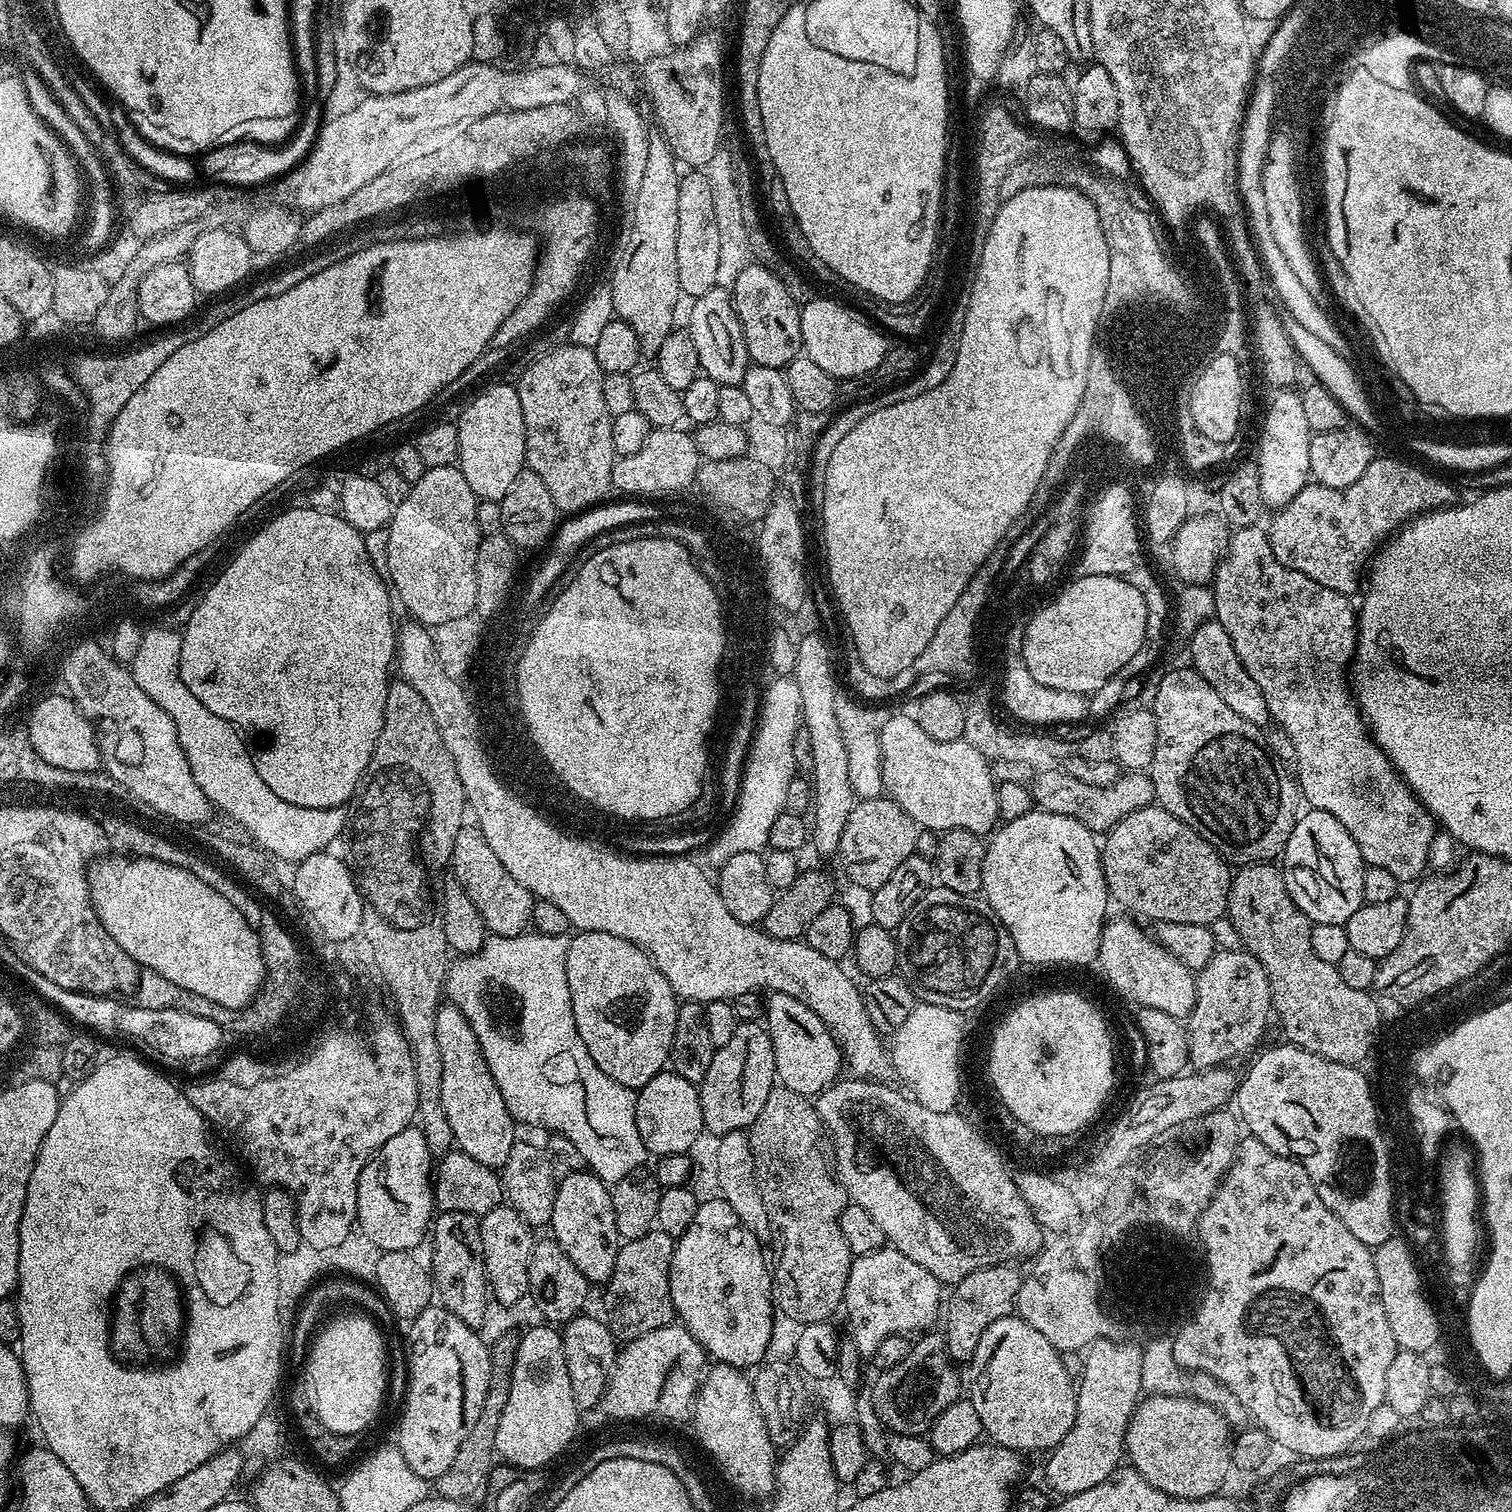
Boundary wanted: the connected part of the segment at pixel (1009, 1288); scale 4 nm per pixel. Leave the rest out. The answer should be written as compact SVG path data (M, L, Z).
M1011 1263L991 1264L988 1268L979 1268L966 1278L962 1278L951 1289L952 1301L947 1301L946 1316L948 1312L948 1332L946 1343L948 1357L954 1362L971 1361L974 1350L978 1350L978 1338L990 1326L990 1322L998 1322L998 1318L1013 1315L1016 1308L1016 1296L1019 1294L1022 1272L1019 1267Z

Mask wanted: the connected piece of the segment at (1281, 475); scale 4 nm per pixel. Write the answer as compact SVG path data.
M1280 390L1268 404L1264 425L1260 428L1260 449L1256 452L1254 463L1258 470L1258 486L1262 486L1262 498L1269 509L1285 508L1310 482L1310 442L1313 433L1306 426L1306 414L1302 410L1300 392Z

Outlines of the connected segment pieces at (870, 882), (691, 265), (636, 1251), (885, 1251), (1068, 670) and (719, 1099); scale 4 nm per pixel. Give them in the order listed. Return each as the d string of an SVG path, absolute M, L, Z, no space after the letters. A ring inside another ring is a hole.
M891 798L856 800L842 830L838 859L844 867L847 883L875 890L894 874L901 862L915 853L918 826Z
M685 171L678 186L677 232L678 282L685 297L695 298L706 294L706 290L717 287L720 253L721 239L713 199L710 196L710 182L703 171Z
M653 1230L642 1238L623 1241L614 1262L614 1274L604 1292L604 1308L608 1311L606 1323L617 1341L627 1342L650 1334L650 1330L667 1328L673 1323L676 1311L670 1298L670 1262L674 1238L670 1234Z
M885 1246L879 1248L877 1252L871 1252L865 1256L855 1257L850 1266L850 1278L846 1282L844 1291L843 1307L848 1308L848 1324L852 1327L850 1337L857 1344L858 1350L864 1358L875 1357L878 1346L886 1342L886 1338L891 1336L903 1336L905 1334L924 1334L929 1331L928 1328L936 1320L936 1315L941 1315L942 1300L940 1304L940 1288L942 1281L926 1266L918 1266L914 1258L906 1258L896 1248Z
M1093 577L1073 581L1072 588L1066 589L1064 596L1055 597L1054 607L1044 608L1044 616L1031 613L1036 618L1034 630L1024 626L1028 632L1028 664L1034 666L1037 678L1054 686L1054 690L1093 694L1138 652L1146 634L1146 603L1138 590L1124 580L1116 584L1115 577L1105 582L1098 582Z
M760 1022L737 1023L730 1042L715 1049L706 1076L698 1083L704 1132L713 1132L713 1137L719 1138L751 1128L777 1084L774 1050L767 1027Z

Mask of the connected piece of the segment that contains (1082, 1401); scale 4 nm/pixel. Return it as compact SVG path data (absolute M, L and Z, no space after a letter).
M1127 1339L1093 1340L1084 1352L1084 1369L1078 1381L1076 1407L1080 1410L1084 1410L1084 1408L1096 1408L1096 1452L1094 1449L1088 1448L1092 1444L1091 1434L1080 1432L1081 1430L1072 1431L1057 1448L1051 1449L1050 1455L1047 1457L1047 1459L1049 1458L1048 1465L1044 1468L1044 1480L1049 1484L1047 1487L1053 1493L1055 1493L1054 1491L1057 1492L1057 1497L1073 1496L1082 1490L1090 1490L1090 1486L1101 1484L1112 1476L1115 1476L1121 1467L1122 1461L1120 1461L1120 1456L1122 1460L1126 1452L1124 1435L1128 1429L1128 1420L1132 1417L1132 1411L1136 1409L1136 1405L1141 1399L1143 1387L1142 1360L1144 1353L1141 1345L1138 1346L1132 1343Z

